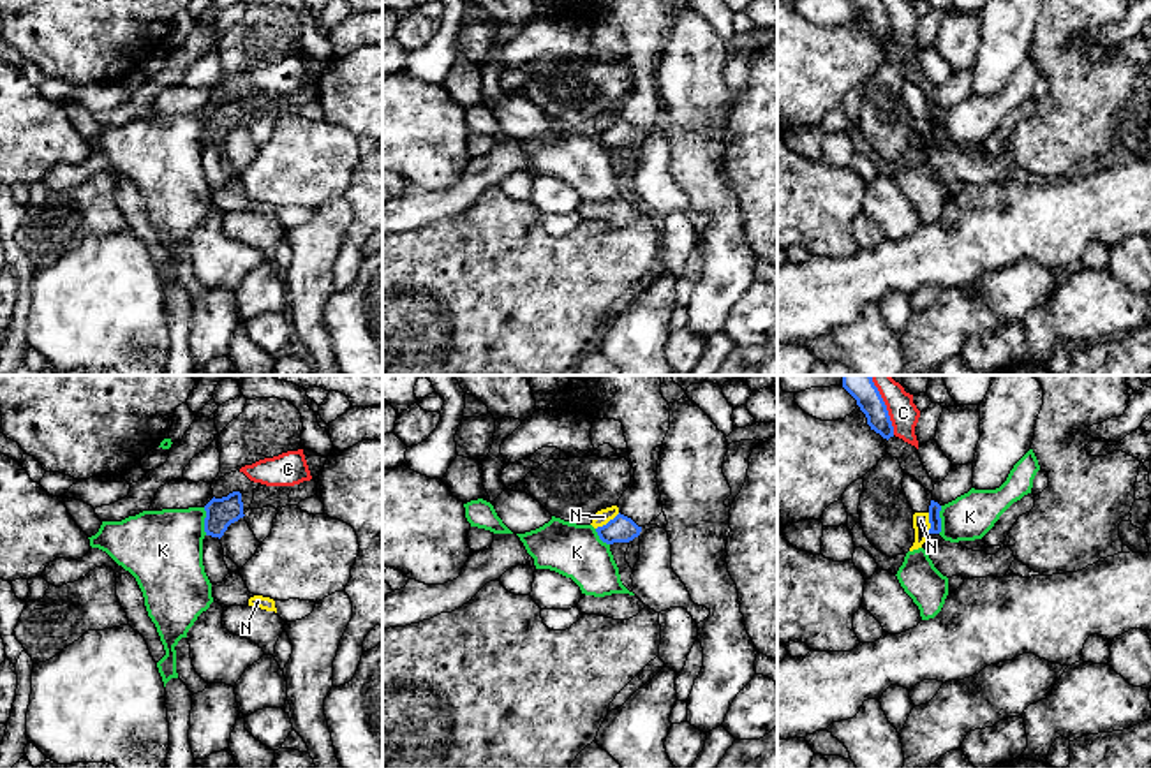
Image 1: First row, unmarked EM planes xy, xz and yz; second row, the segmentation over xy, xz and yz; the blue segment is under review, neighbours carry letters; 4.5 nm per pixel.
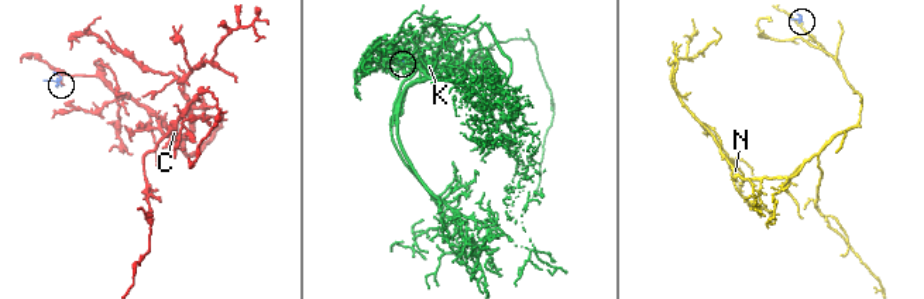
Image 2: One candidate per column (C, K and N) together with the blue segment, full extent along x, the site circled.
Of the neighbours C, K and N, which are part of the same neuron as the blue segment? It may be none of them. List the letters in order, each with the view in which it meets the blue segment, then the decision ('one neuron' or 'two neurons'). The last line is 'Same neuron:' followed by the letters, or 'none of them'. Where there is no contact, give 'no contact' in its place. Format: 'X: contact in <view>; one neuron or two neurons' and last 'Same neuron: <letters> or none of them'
C: contact in yz; two neurons
K: contact in xy; two neurons
N: contact in xz; two neurons
Same neuron: none of them

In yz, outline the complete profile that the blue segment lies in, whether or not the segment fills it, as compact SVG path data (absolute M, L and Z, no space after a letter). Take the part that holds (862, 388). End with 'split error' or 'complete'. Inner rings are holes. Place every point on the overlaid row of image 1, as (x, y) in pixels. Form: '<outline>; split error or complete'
M843 375L843 388L857 400L871 430L887 440L894 437L894 426L887 405L871 375Z; complete

